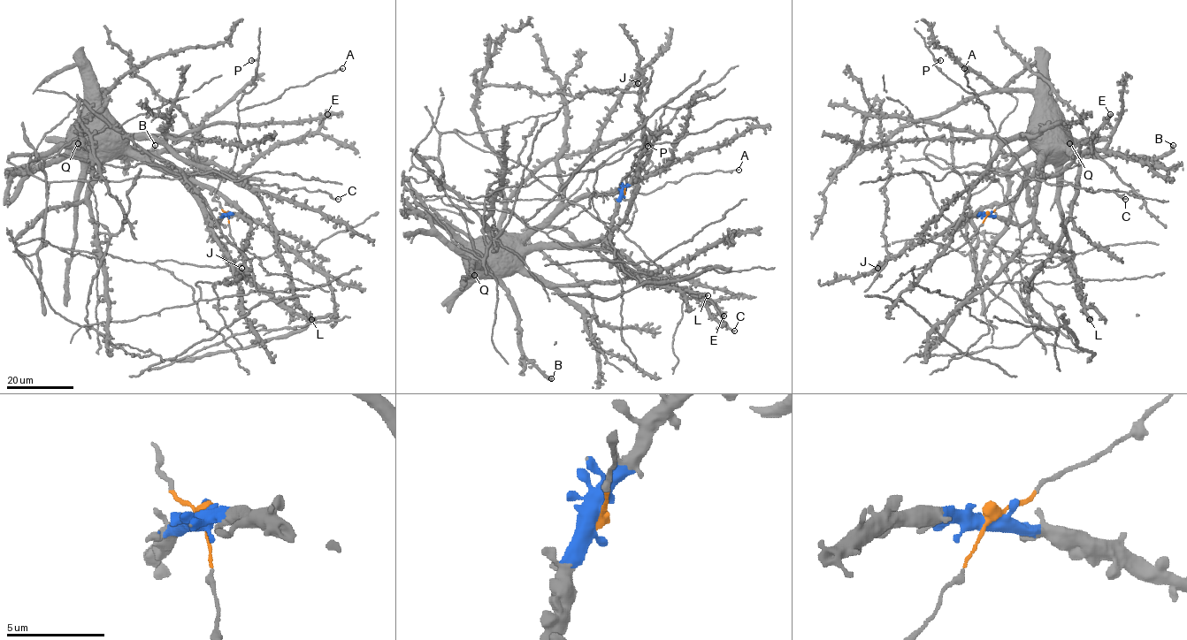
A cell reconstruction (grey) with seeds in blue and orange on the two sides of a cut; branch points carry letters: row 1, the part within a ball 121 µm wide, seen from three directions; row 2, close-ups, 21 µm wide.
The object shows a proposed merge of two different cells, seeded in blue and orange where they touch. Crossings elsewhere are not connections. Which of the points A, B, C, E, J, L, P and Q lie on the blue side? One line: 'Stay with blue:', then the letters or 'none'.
Stay with blue: B, E, J, L, Q

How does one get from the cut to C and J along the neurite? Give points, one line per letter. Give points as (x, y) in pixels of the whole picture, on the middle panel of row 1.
C: (623, 193), (617, 202), (616, 212), (610, 218), (611, 224), (664, 268), (681, 289), (708, 299), (734, 331)
J: (623, 193), (623, 187), (647, 157), (645, 129), (639, 110), (641, 78), (637, 83)

